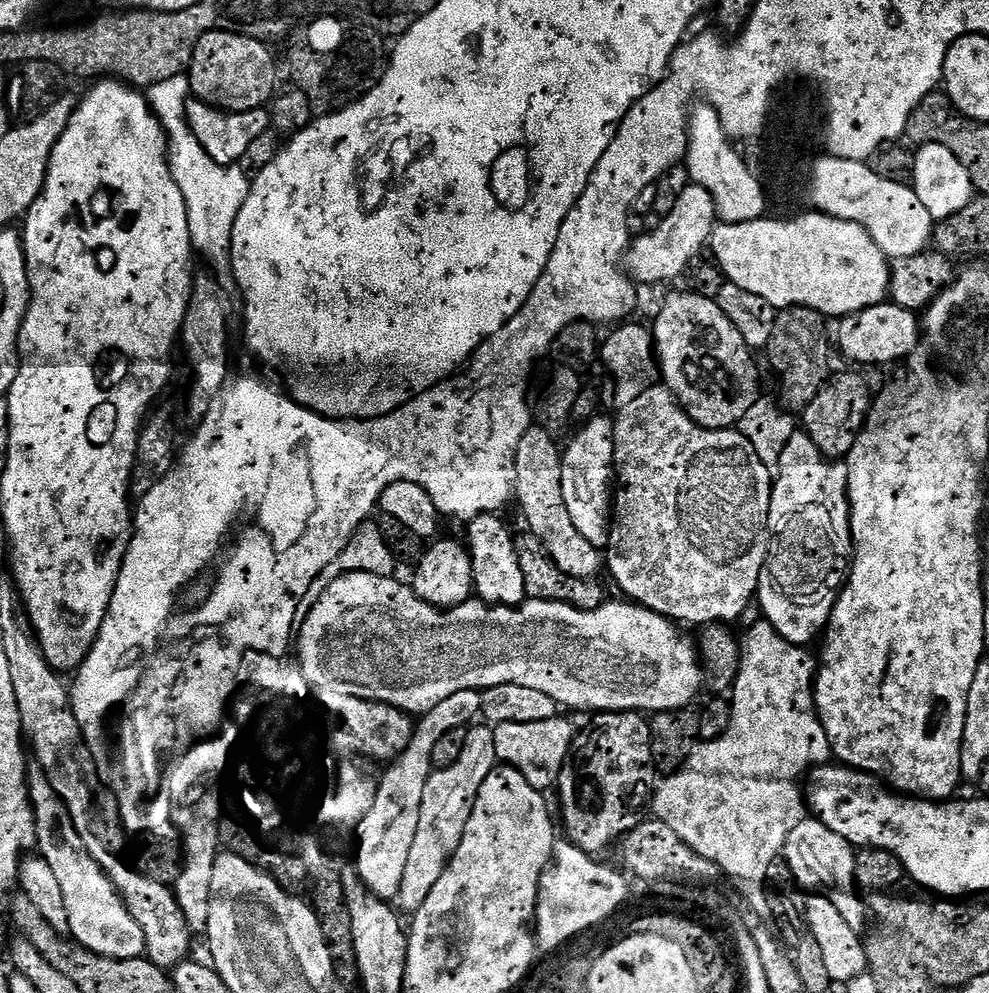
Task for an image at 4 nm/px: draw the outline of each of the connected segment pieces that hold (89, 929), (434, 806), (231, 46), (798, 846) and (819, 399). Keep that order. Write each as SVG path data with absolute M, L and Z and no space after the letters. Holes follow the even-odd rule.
M39 766L29 767L28 770L28 797L32 799L32 813L36 815L36 842L35 847L39 855L54 870L54 878L58 878L58 886L62 888L62 899L66 902L66 914L68 915L67 931L72 932L71 939L83 948L93 952L109 962L118 960L139 960L145 955L144 936L132 923L132 916L124 907L119 892L108 880L108 875L100 869L88 856L84 849L84 843L74 830L72 821L68 819L68 811L64 809L64 803L56 797L50 782L44 771Z
M476 727L467 729L466 746L462 746L462 754L458 754L458 762L443 769L439 773L440 780L439 776L428 780L426 790L422 790L418 834L414 834L414 846L410 850L410 858L406 858L406 874L402 878L398 897L398 908L401 913L415 914L422 906L422 902L430 898L430 890L434 890L438 878L442 878L446 866L462 842L466 822L470 822L470 814L476 805L478 790L482 790L482 782L486 782L493 768L497 767L492 728Z
M206 30L194 48L188 71L191 93L201 103L233 115L265 107L277 91L278 80L276 62L268 48L263 41L255 41L252 46L250 40L240 35ZM249 48L254 48L254 51Z
M805 818L798 826L794 826L794 830L790 830L790 838L786 838L786 846L782 853L783 863L788 865L788 869L792 872L792 879L801 889L828 897L830 902L834 902L834 906L838 906L838 914L842 914L842 918L850 922L855 932L863 933L866 905L856 886L856 857L857 853L853 845L847 844L841 836L834 834L825 824L815 818Z
M844 372L841 376L833 375L831 379L825 383L824 387L820 389L820 393L814 398L814 402L810 402L810 406L804 409L803 419L808 419L806 431L811 436L820 451L829 458L844 458L851 453L852 447L856 439L860 437L861 432L864 431L868 424L868 413L872 411L874 404L870 399L868 400L868 384L856 372Z

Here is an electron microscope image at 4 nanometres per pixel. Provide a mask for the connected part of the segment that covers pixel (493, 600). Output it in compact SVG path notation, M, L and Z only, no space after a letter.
M485 514L467 521L466 547L468 555L472 557L474 592L489 606L519 608L528 596L522 556L521 553L516 553L516 544L500 518L496 514Z

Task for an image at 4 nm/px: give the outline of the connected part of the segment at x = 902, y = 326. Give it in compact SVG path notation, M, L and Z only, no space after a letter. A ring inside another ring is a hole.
M891 302L877 304L866 310L839 319L837 347L850 360L860 364L888 364L911 357L918 346L922 328L919 317L911 309ZM912 353L912 354L911 354Z

